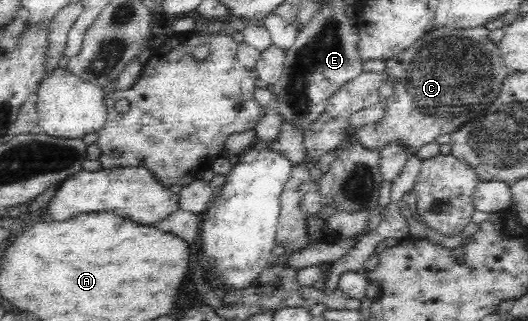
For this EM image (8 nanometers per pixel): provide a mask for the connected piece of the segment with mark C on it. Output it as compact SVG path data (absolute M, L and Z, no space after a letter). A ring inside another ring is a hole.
M485 26L472 29L436 27L402 53L385 59L384 73L394 79L392 95L384 100L383 116L374 127L368 122L353 130L353 141L370 151L382 151L387 145L399 144L410 156L416 156L422 145L432 143L438 135L452 134L470 121L480 119L500 95L504 79L512 73L501 58L497 45L489 39L489 32Z

